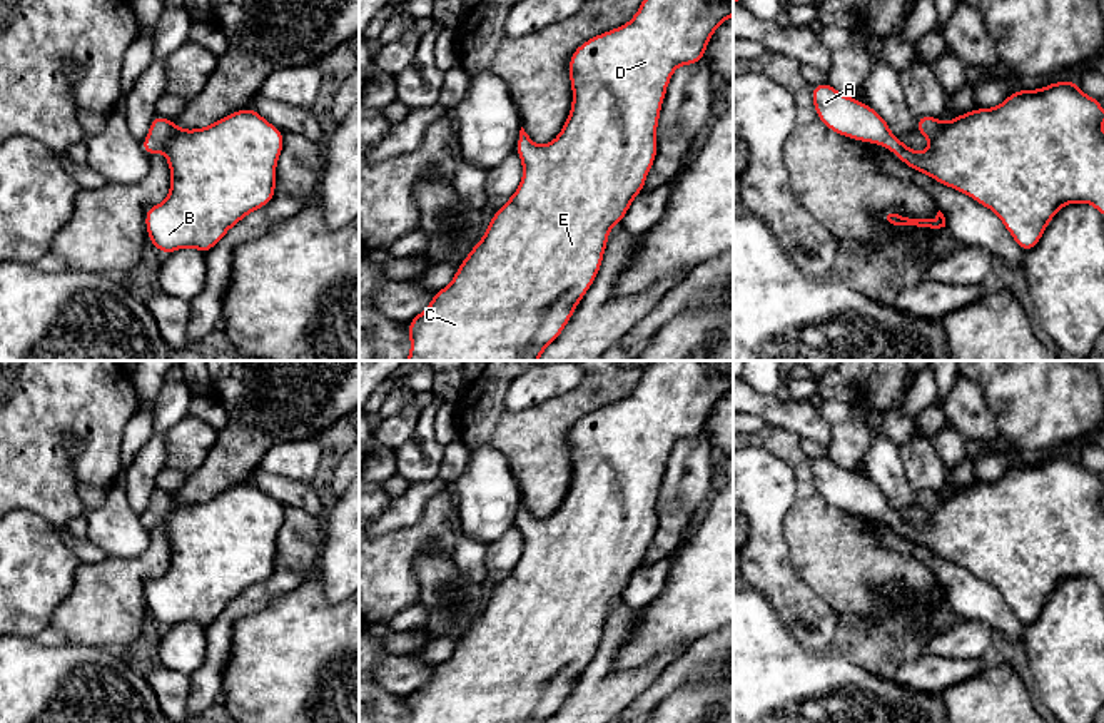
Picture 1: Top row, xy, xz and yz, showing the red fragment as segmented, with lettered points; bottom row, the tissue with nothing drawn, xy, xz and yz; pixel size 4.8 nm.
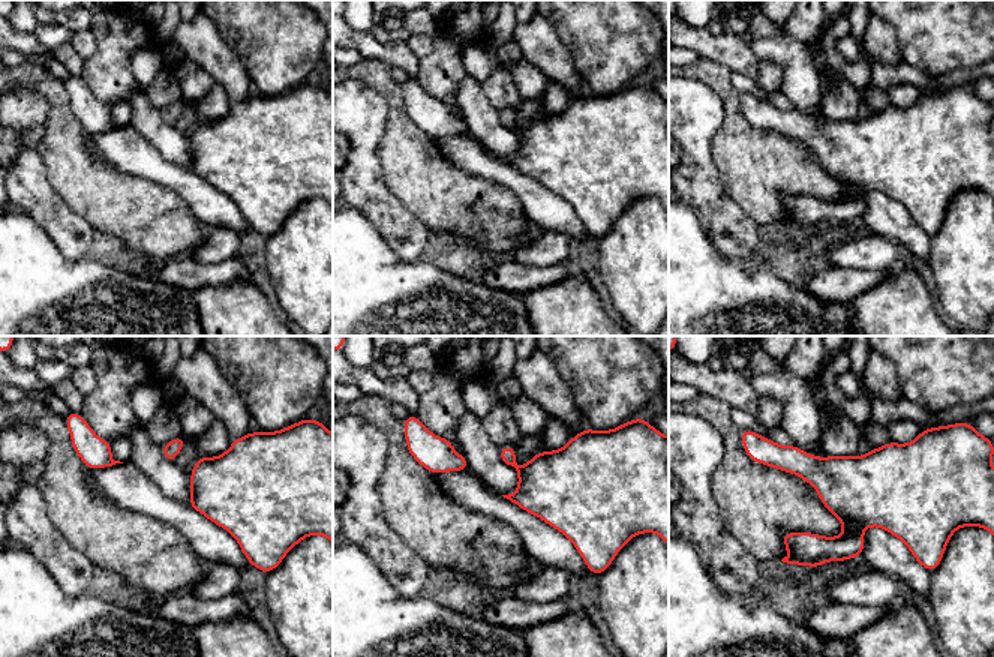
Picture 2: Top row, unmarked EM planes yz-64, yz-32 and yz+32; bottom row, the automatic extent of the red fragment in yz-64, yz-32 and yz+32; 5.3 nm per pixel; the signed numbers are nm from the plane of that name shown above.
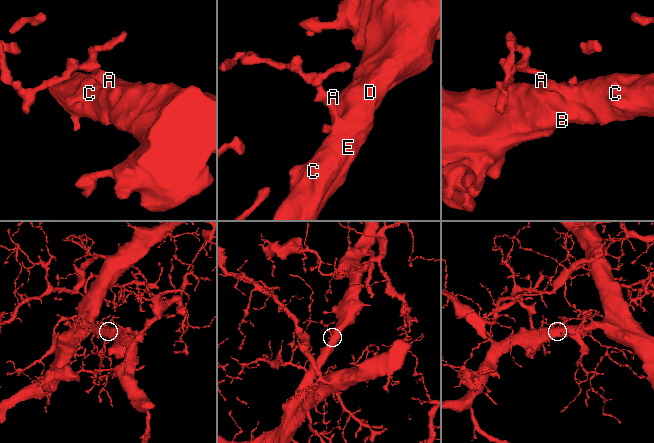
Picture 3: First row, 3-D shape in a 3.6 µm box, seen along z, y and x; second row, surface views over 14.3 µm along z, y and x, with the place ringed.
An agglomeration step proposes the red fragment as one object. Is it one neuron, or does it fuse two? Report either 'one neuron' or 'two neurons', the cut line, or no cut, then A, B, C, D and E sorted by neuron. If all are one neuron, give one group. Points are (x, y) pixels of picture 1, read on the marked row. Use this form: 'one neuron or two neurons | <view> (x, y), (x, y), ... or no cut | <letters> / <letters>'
one neuron | no cut | A B C D E

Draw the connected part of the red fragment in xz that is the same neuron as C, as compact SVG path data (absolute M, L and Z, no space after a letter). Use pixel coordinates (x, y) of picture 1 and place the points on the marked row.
M643 0L623 27L581 43L570 57L573 104L560 135L534 145L521 127L516 152L523 179L508 202L493 214L483 239L459 264L453 281L438 291L428 309L408 324L411 352L406 361L538 361L560 337L578 302L595 282L610 229L620 224L645 189L655 162L656 125L666 87L676 67L705 58L715 30L733 15L733 0Z

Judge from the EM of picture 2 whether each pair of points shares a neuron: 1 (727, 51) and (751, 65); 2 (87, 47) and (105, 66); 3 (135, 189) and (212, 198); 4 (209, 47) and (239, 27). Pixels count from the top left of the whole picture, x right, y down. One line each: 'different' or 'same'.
1: same
2: different
3: different
4: different

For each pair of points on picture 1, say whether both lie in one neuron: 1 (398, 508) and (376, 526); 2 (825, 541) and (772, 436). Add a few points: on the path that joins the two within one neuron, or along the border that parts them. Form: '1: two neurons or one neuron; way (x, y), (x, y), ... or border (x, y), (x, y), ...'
1: one neuron; way (393, 513), (381, 525)
2: one neuron; way (810, 515), (805, 478), (799, 463)

